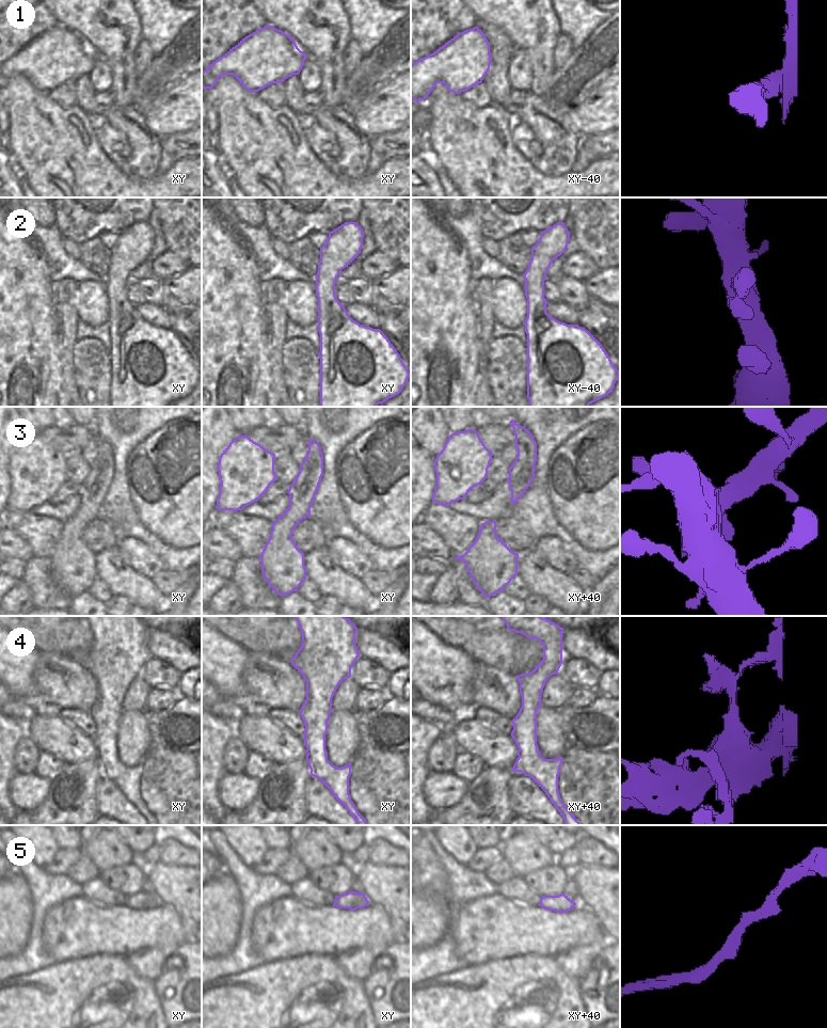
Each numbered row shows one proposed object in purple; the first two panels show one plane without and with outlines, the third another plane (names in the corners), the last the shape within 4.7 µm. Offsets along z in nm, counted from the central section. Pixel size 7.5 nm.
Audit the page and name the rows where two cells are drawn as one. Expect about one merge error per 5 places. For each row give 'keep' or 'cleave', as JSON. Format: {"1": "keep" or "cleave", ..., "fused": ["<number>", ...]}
{"1": "cleave", "2": "keep", "3": "keep", "4": "cleave", "5": "keep", "fused": ["1", "4"]}

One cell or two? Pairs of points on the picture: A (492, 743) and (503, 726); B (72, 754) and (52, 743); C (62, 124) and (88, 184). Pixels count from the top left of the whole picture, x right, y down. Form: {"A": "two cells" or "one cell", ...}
{"A": "two cells", "B": "one cell", "C": "two cells"}

